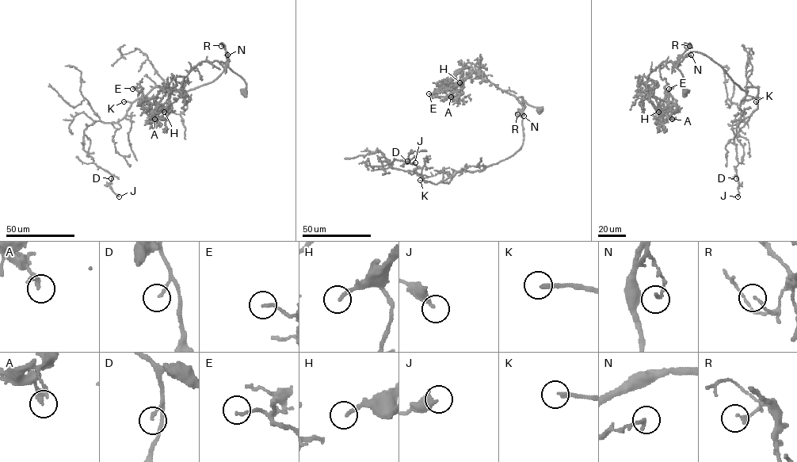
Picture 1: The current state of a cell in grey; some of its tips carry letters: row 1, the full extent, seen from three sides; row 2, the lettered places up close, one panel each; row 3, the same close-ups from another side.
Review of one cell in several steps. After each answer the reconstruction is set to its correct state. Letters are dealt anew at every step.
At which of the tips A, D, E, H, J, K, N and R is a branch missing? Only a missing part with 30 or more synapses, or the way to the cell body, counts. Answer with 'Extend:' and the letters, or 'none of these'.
Extend: H, K

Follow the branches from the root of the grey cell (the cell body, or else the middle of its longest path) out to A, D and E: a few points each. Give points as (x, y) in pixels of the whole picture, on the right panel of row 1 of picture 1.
A: (684, 92), (682, 74), (676, 67), (679, 63), (663, 62), (646, 77), (639, 77), (660, 110), (672, 119)
D: (684, 92), (676, 67), (692, 51), (718, 63), (744, 90), (758, 89), (757, 108), (732, 126), (736, 178)
E: (684, 92), (679, 63), (671, 61), (638, 79), (664, 101), (669, 89)

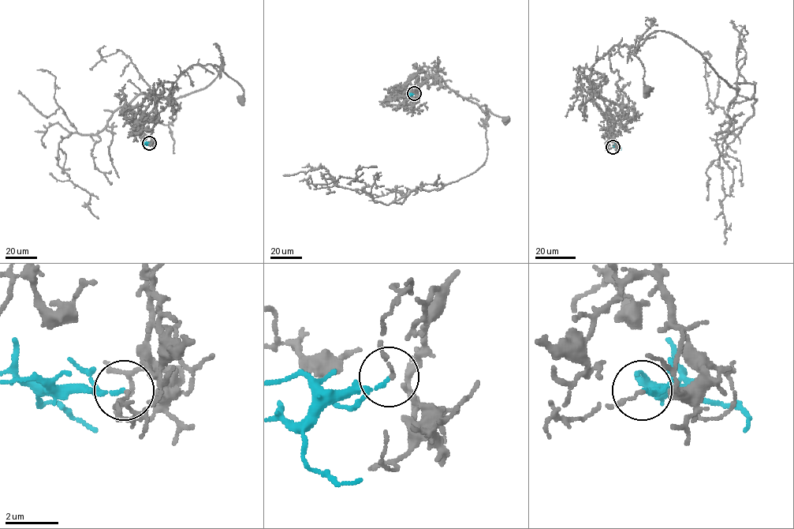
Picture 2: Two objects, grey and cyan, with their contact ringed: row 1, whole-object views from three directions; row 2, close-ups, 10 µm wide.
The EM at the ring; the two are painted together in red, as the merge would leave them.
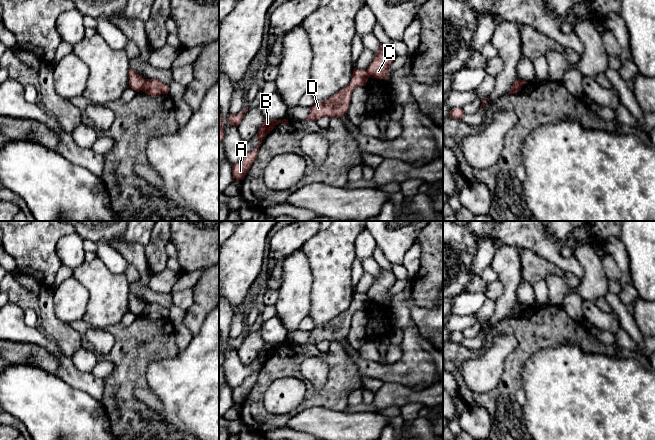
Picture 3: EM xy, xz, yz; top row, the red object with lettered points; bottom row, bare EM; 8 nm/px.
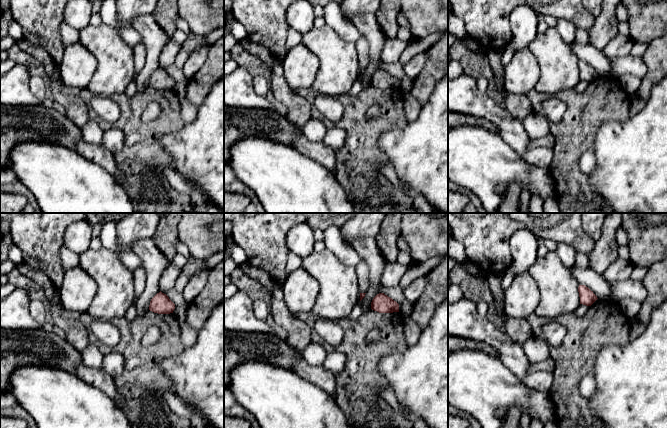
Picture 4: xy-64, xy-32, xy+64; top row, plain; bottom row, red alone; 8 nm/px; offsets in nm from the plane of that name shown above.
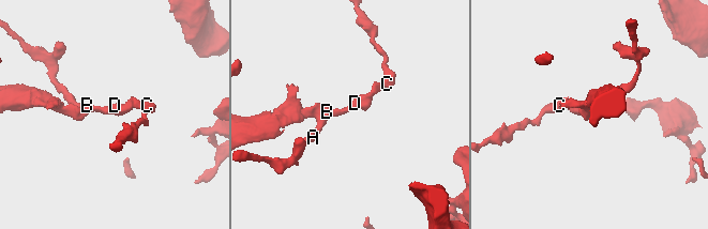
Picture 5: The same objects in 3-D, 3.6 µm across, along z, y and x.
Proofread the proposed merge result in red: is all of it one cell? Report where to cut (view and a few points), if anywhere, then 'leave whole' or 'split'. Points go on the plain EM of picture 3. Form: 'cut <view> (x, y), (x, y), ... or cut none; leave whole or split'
cut xy (145, 303), (141, 314); split

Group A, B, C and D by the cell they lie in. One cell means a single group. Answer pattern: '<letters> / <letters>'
A B D / C

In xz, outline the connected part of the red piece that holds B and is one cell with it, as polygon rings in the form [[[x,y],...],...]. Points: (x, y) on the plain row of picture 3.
[[[266,342],[264,344],[264,346],[260,349],[257,358],[255,359],[255,361],[259,363],[259,368],[257,369],[257,371],[253,375],[246,377],[238,387],[232,390],[233,403],[236,403],[236,404],[244,403],[246,397],[248,396],[248,394],[250,393],[251,389],[253,388],[253,386],[257,381],[260,368],[265,363],[266,359],[270,355],[272,355],[276,349],[280,347],[288,348],[289,346],[286,343],[270,344]]]

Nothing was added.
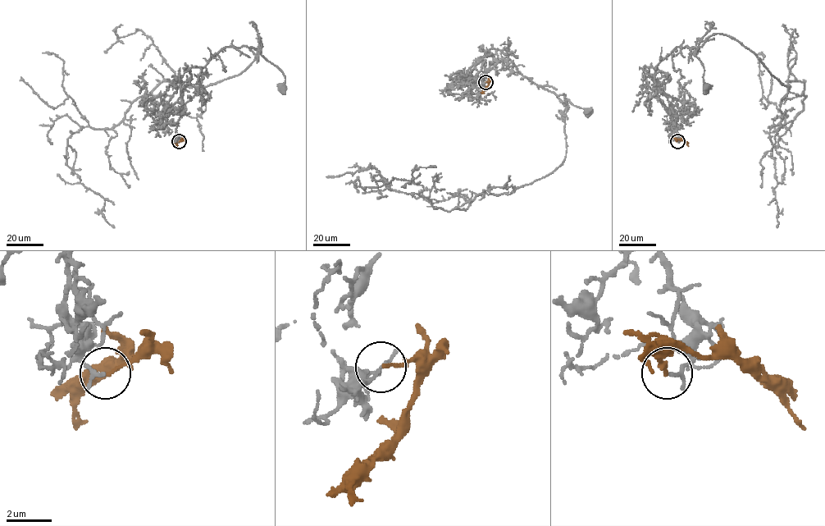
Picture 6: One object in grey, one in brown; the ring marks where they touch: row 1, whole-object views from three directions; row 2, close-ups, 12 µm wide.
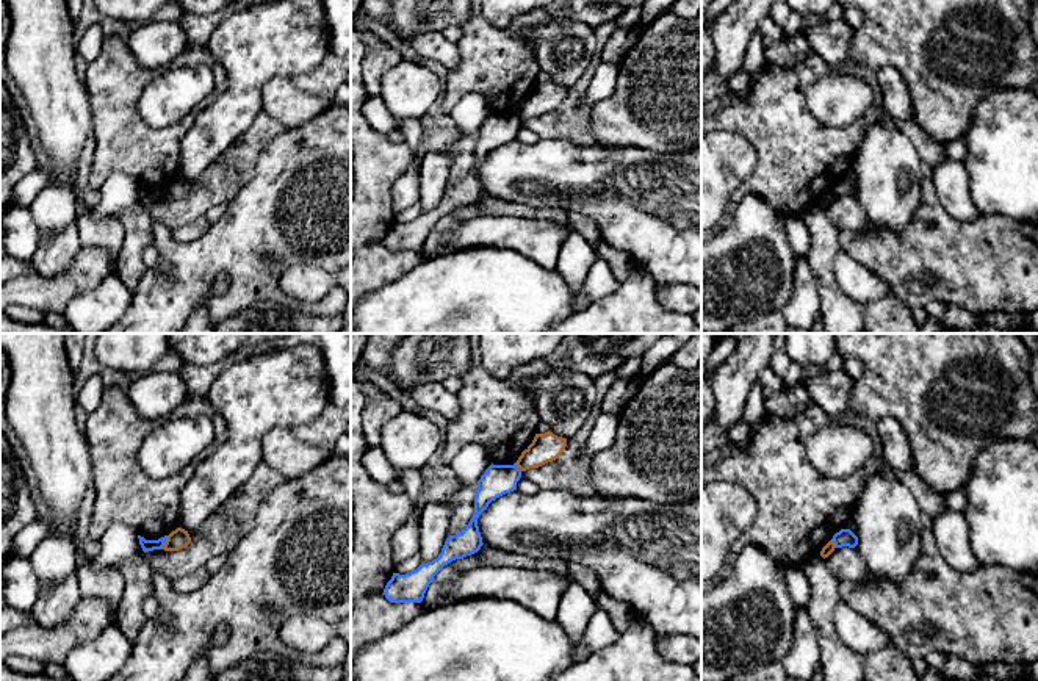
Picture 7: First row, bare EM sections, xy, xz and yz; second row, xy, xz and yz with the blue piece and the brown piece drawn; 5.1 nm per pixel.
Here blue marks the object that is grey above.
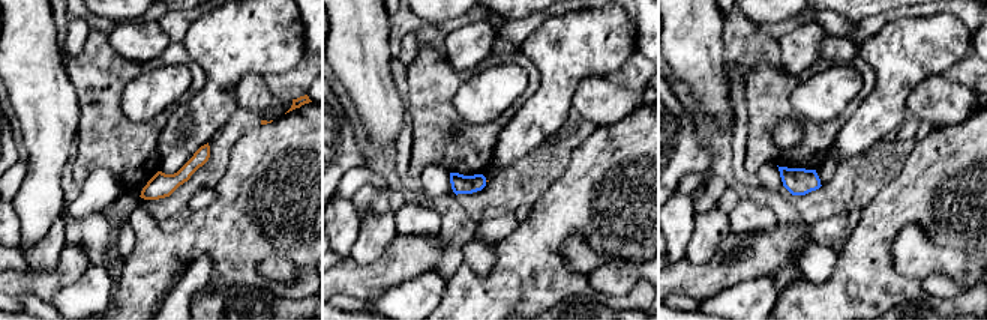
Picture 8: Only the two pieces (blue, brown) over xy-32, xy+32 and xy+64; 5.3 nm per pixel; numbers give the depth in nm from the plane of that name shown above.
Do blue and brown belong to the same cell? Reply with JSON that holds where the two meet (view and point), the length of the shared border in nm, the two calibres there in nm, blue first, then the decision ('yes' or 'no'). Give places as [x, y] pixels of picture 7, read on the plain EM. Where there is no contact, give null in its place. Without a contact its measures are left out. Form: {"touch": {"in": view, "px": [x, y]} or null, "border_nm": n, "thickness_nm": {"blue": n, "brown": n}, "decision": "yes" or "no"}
{"touch": {"in": "xy", "px": [165, 191]}, "border_nm": 80, "thickness_nm": {"blue": 60, "brown": 100}, "decision": "no"}

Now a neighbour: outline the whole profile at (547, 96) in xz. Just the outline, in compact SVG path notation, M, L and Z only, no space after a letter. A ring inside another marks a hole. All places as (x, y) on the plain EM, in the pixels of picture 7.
M553 81L535 83L532 92L521 102L515 114L526 121L539 117L556 110L565 99L567 88L557 86Z

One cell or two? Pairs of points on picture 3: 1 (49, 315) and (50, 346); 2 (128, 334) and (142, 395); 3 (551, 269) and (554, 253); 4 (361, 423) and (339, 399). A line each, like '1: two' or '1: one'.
1: two
2: two
3: two
4: two

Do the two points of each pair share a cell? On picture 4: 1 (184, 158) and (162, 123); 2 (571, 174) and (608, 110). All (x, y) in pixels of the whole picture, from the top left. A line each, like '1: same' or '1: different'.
1: different
2: same

